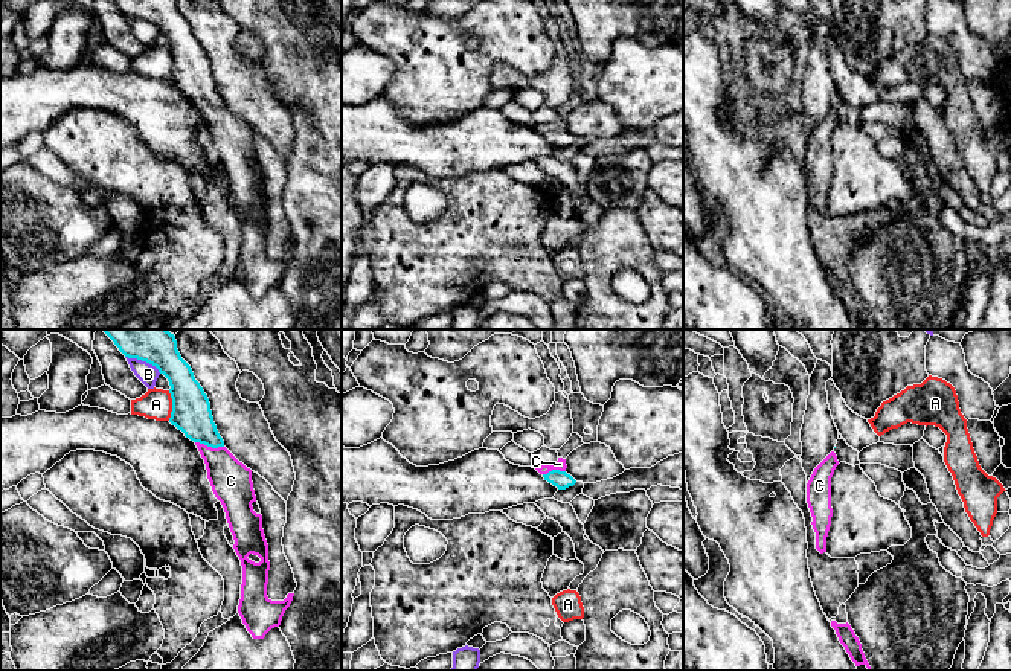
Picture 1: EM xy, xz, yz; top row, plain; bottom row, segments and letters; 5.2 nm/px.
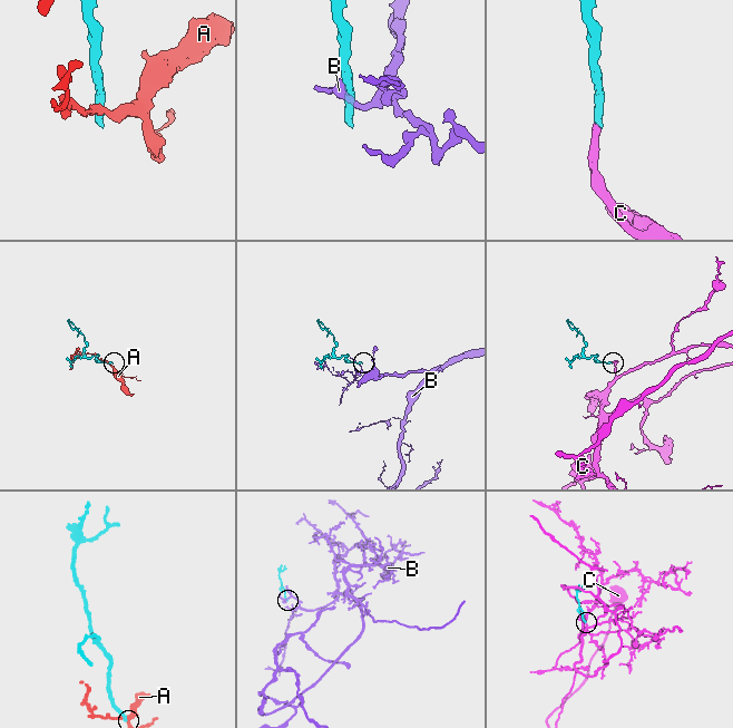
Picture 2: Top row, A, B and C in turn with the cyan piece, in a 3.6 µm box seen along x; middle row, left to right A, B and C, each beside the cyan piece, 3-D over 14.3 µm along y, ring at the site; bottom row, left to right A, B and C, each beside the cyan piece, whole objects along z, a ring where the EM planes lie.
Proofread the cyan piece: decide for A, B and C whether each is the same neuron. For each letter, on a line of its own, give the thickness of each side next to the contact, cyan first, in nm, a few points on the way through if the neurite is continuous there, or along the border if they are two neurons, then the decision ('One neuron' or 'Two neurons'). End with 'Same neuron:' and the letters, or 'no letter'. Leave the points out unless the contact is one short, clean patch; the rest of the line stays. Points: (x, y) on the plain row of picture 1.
A: Thickness 200 nm (cyan) against 160 nm. Boundary: xy (168, 49), (171, 57), (170, 78). Two neurons
B: Thickness 150 nm (cyan) against 110 nm. Two neurons
C: Thickness 200 nm (cyan) against 220 nm. Path across: xy (191, 70), (209, 104), (231, 139). One neuron
Same neuron: C

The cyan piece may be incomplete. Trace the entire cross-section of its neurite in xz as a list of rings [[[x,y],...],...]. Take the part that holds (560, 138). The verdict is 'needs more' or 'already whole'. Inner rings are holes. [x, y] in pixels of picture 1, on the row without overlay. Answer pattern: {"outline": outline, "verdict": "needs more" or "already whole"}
{"outline": [[[558,116],[558,119],[554,124],[541,124],[535,125],[535,128],[554,145],[558,148],[566,148],[569,145],[573,145],[576,139],[566,131],[566,117]]], "verdict": "needs more"}

